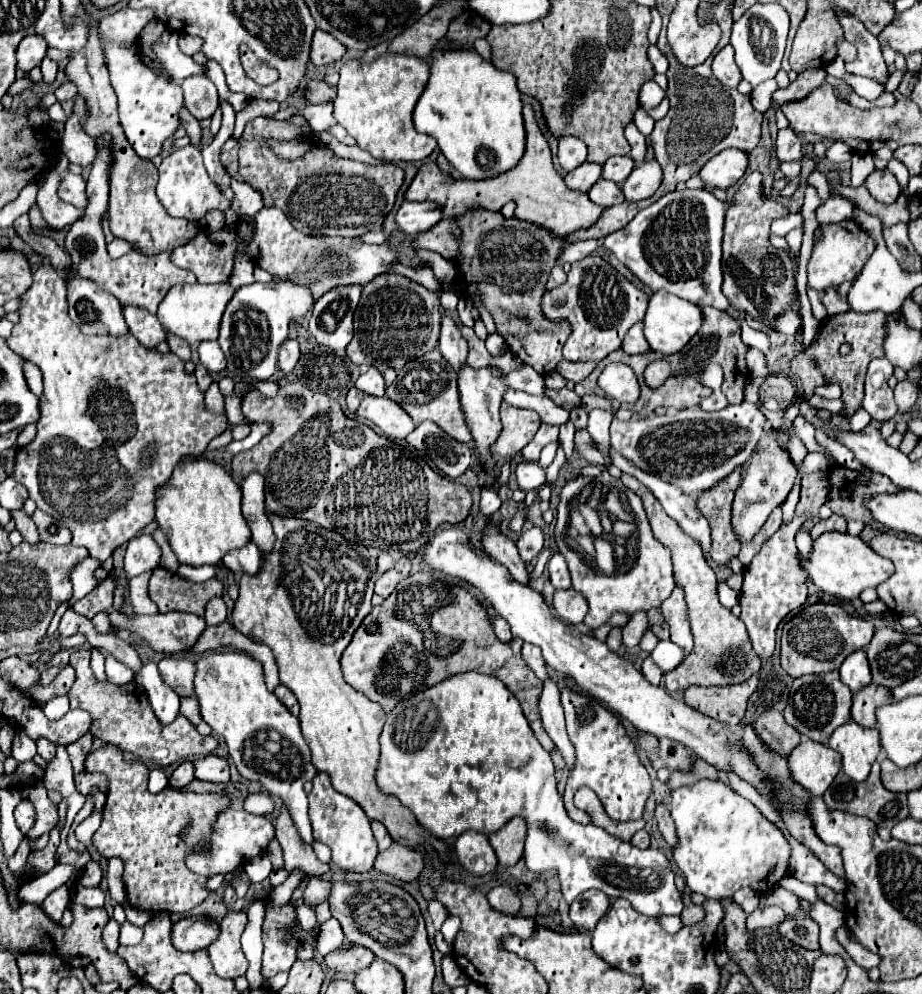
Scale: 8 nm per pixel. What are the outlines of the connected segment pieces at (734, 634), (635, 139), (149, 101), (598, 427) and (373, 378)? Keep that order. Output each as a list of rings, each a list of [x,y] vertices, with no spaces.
[[[622,475],[622,483],[632,489],[640,499],[644,501],[644,509],[648,515],[648,521],[652,525],[654,537],[662,541],[670,551],[672,551],[672,563],[674,563],[674,579],[678,585],[684,587],[686,593],[686,603],[688,603],[688,615],[690,615],[690,625],[692,625],[692,635],[694,635],[694,649],[692,653],[676,667],[674,671],[664,675],[664,683],[668,691],[684,691],[690,685],[738,685],[750,679],[754,673],[760,671],[760,659],[752,649],[750,637],[746,633],[744,623],[730,613],[730,609],[722,607],[718,601],[716,593],[716,575],[706,563],[700,545],[688,537],[680,525],[666,515],[658,499],[638,483],[632,475]]]
[[[630,123],[630,125],[626,127],[624,135],[626,135],[626,139],[628,139],[630,147],[632,147],[630,157],[632,157],[636,163],[642,163],[644,157],[646,157],[646,149],[648,149],[648,145],[646,145],[646,137],[636,129],[634,123]]]
[[[120,9],[102,17],[100,21],[100,37],[104,39],[104,57],[106,67],[110,73],[110,83],[118,97],[118,115],[124,127],[126,139],[130,141],[132,149],[142,159],[152,159],[162,153],[164,141],[172,137],[180,127],[180,109],[182,105],[182,87],[168,77],[154,73],[146,63],[142,63],[140,49],[132,47],[144,29],[144,25],[152,19],[150,9],[134,11],[134,9]]]
[[[594,409],[594,411],[590,411],[590,415],[588,415],[588,431],[590,431],[594,443],[598,443],[598,447],[602,447],[602,455],[604,455],[606,467],[612,465],[610,459],[606,459],[606,447],[610,447],[608,429],[610,429],[612,419],[614,419],[612,411],[604,411],[604,409]]]
[[[368,367],[356,381],[356,387],[366,393],[366,395],[376,395],[376,397],[382,397],[384,395],[384,379],[382,379],[382,373],[376,369],[376,367]]]

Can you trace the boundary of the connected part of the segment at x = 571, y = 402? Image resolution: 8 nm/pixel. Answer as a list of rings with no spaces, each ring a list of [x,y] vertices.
[[[546,389],[546,395],[550,397],[550,399],[554,399],[560,407],[564,407],[564,409],[574,409],[574,407],[578,407],[580,405],[580,399],[578,399],[578,395],[574,393],[574,391],[570,391],[570,389],[558,389],[558,391],[554,391],[554,389]]]

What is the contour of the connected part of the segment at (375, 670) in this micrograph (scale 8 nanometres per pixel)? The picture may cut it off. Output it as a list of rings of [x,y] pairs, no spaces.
[[[414,573],[400,581],[392,595],[364,617],[350,645],[342,653],[342,669],[346,669],[346,681],[368,699],[380,703],[384,713],[390,713],[404,697],[410,697],[410,691],[420,693],[450,675],[472,669],[496,675],[520,701],[540,745],[546,751],[552,751],[554,743],[550,743],[550,737],[542,731],[538,715],[542,681],[524,663],[520,649],[522,639],[512,639],[510,643],[498,641],[486,611],[462,587],[432,581],[432,575],[428,573]]]

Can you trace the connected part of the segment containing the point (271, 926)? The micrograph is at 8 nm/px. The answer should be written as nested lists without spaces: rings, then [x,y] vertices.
[[[268,899],[266,903],[266,919],[262,925],[262,939],[264,939],[264,957],[262,957],[262,975],[272,977],[278,971],[290,971],[296,961],[296,947],[294,939],[284,943],[284,933],[296,923],[294,905],[288,903],[284,907],[272,905]]]

